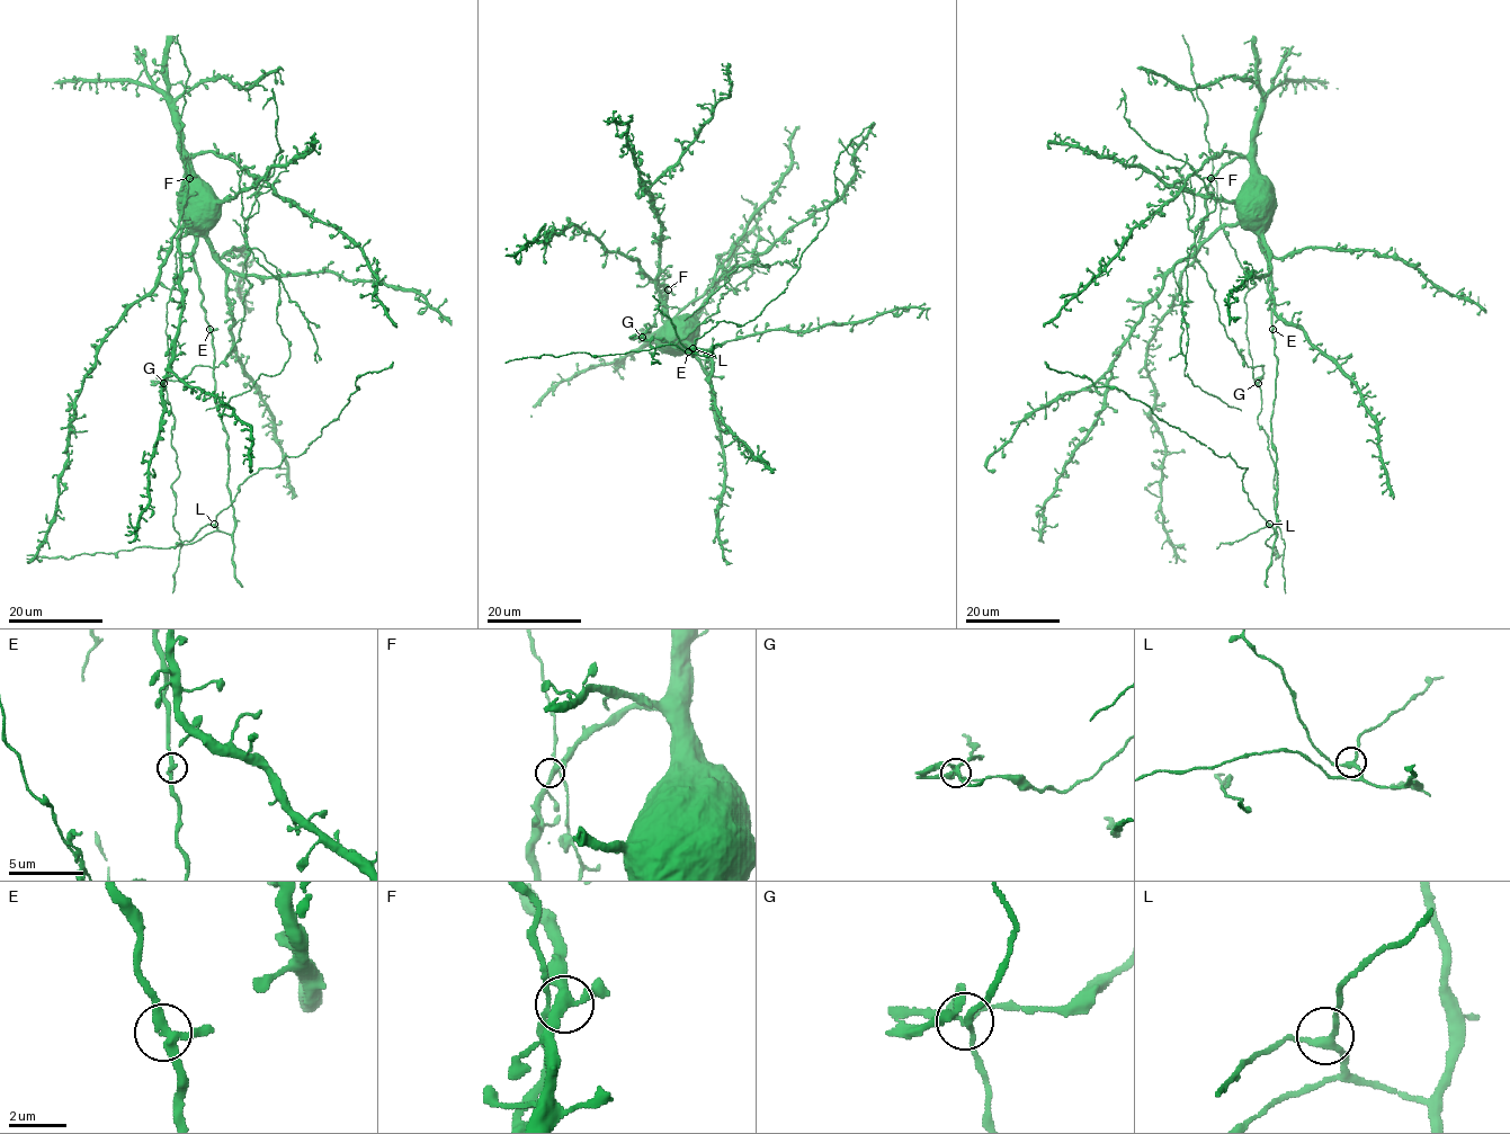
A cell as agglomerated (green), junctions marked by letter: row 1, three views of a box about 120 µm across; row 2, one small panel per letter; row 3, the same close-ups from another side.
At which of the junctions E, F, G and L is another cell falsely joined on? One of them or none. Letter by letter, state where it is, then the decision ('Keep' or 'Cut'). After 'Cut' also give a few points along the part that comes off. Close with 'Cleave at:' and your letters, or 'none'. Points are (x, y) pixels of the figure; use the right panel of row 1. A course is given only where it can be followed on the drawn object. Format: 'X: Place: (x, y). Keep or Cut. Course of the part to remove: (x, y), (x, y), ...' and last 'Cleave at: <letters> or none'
E: Place: (1272, 329). Keep
F: Place: (1211, 178). Keep
G: Place: (1258, 383). Cut. Course of the part to remove: (1258, 382), (1263, 366), (1249, 367), (1226, 335), (1195, 244), (1173, 268), (1187, 335), (1184, 373), (1241, 411)
L: Place: (1269, 524). Keep
Cleave at: G

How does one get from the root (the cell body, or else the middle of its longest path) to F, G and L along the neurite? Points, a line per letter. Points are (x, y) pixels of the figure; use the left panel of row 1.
F: (214, 349), (194, 258), (195, 228), (189, 222), (186, 224), (181, 217), (186, 203), (182, 193), (189, 178)
G: (214, 349), (194, 258), (195, 228), (189, 222), (176, 250), (178, 277), (167, 304), (171, 372), (162, 382)
L: (214, 349), (214, 400), (226, 435), (226, 488), (234, 530), (226, 534), (214, 524)

